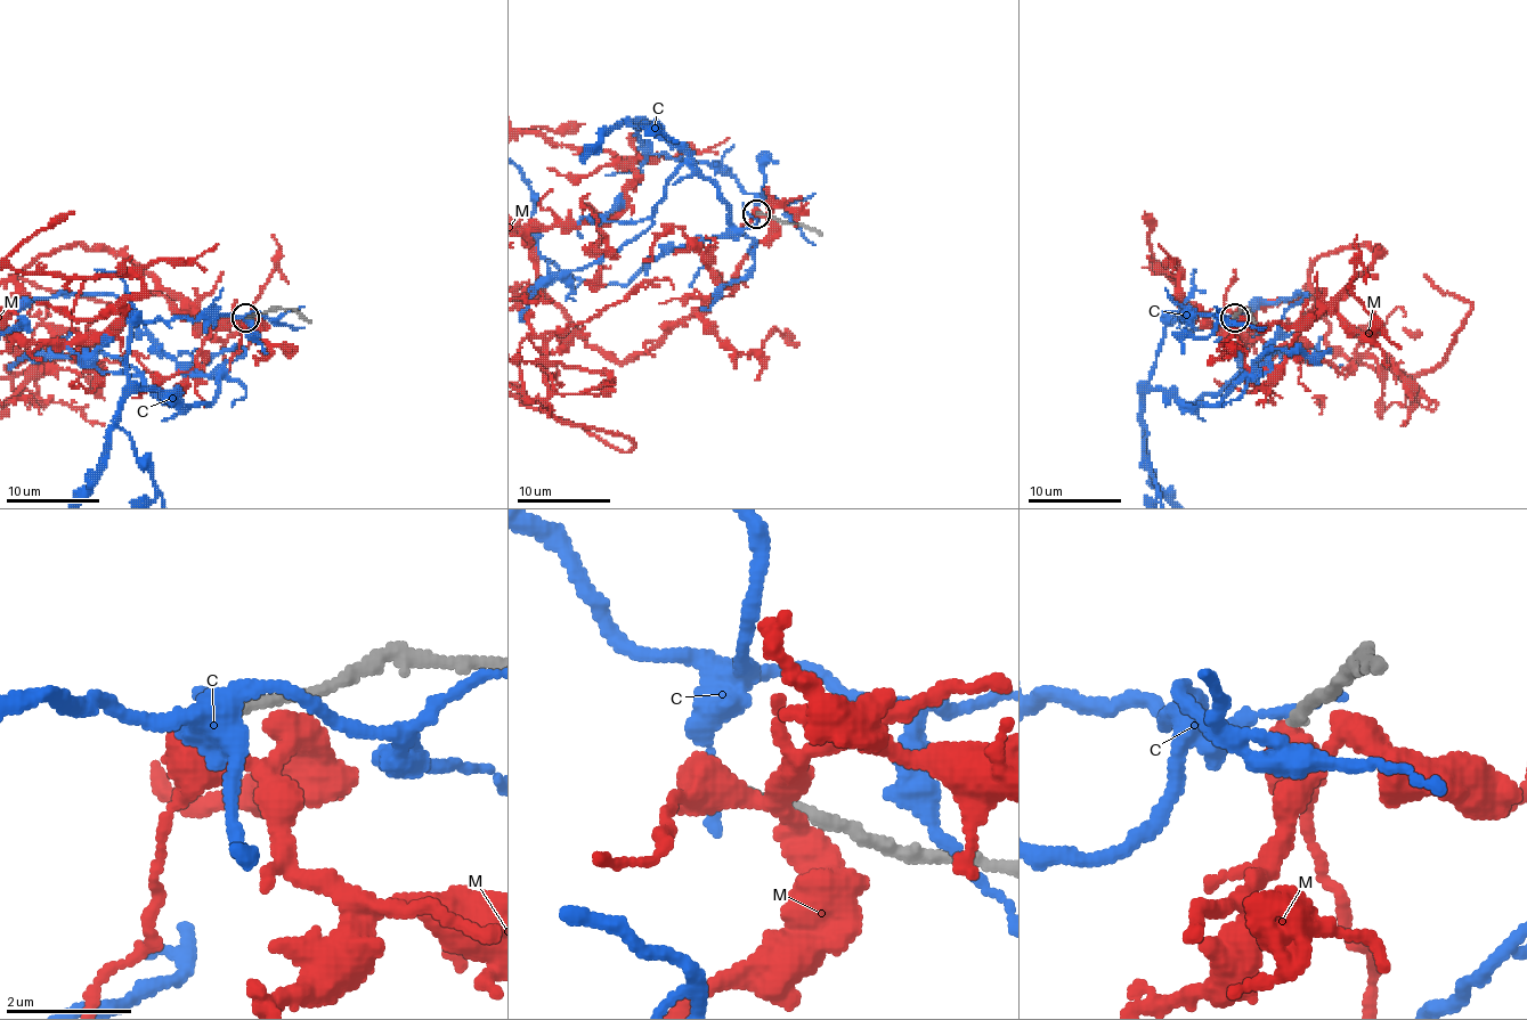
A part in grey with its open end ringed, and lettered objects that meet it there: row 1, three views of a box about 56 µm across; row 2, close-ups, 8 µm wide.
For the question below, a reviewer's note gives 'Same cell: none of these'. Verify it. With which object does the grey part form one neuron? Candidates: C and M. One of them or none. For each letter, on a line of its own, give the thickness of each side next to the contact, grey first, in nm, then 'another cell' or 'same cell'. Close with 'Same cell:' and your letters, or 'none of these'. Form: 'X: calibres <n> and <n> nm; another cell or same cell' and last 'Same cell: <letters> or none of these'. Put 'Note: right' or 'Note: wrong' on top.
Note: right
C: calibres 200 and 240 nm; another cell
M: calibres 200 and 500 nm; another cell
Same cell: none of these

